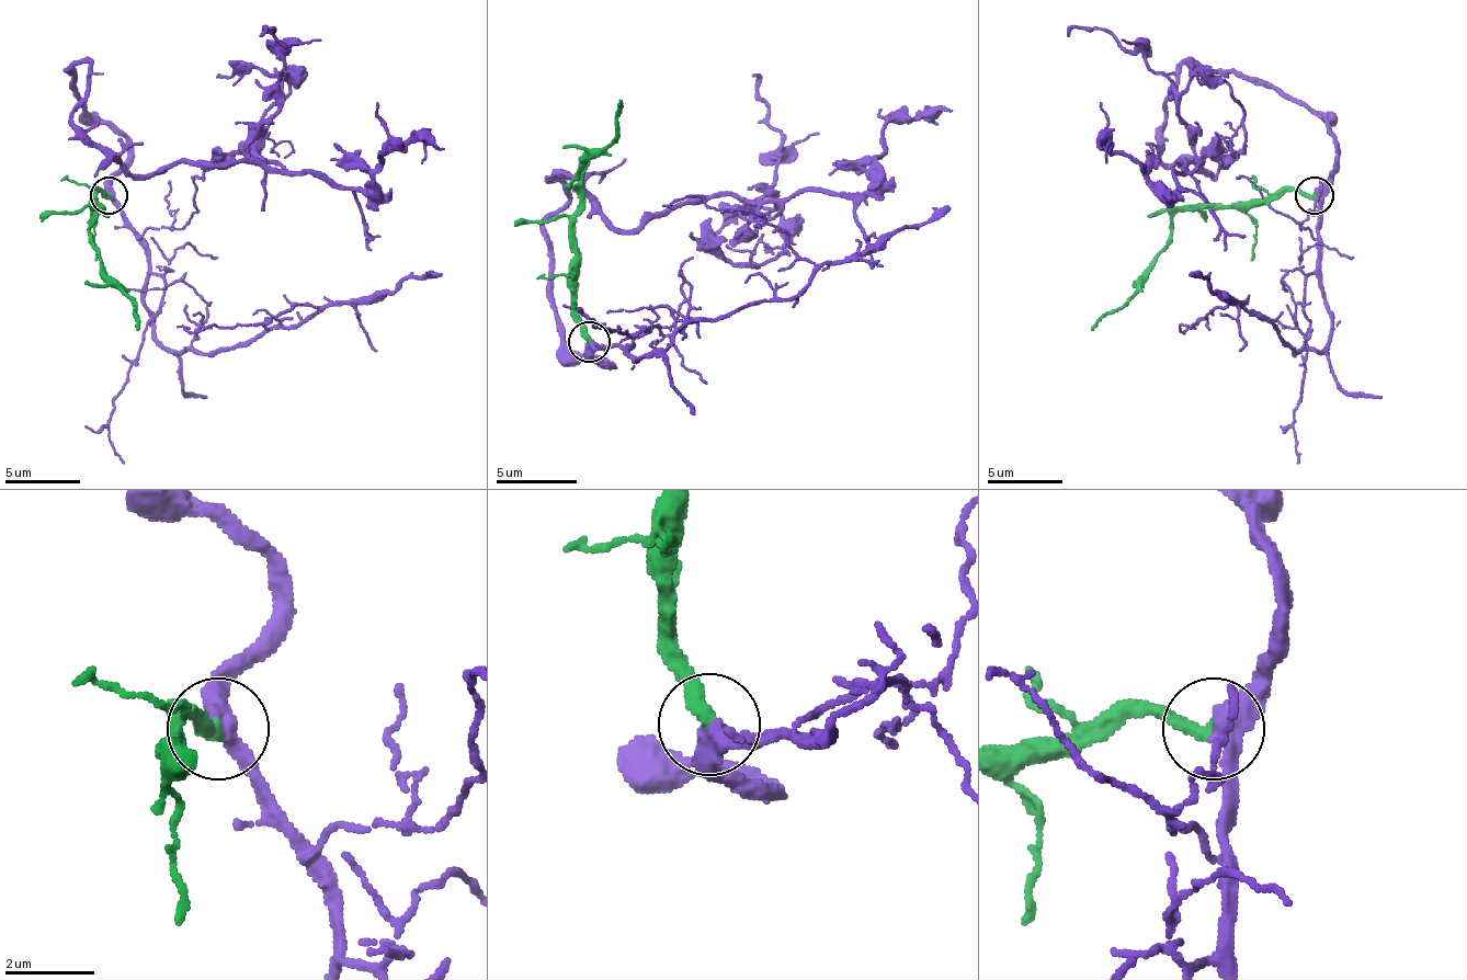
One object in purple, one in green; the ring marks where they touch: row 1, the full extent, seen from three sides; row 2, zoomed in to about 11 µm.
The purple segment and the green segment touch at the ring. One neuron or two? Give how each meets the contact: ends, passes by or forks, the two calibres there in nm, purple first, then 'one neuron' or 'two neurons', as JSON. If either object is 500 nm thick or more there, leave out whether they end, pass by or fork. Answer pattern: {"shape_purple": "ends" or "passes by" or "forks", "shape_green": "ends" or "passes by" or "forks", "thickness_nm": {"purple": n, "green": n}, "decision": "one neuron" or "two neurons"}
{"shape_purple": "passes by", "shape_green": "ends", "thickness_nm": {"purple": 440, "green": 320}, "decision": "one neuron"}

